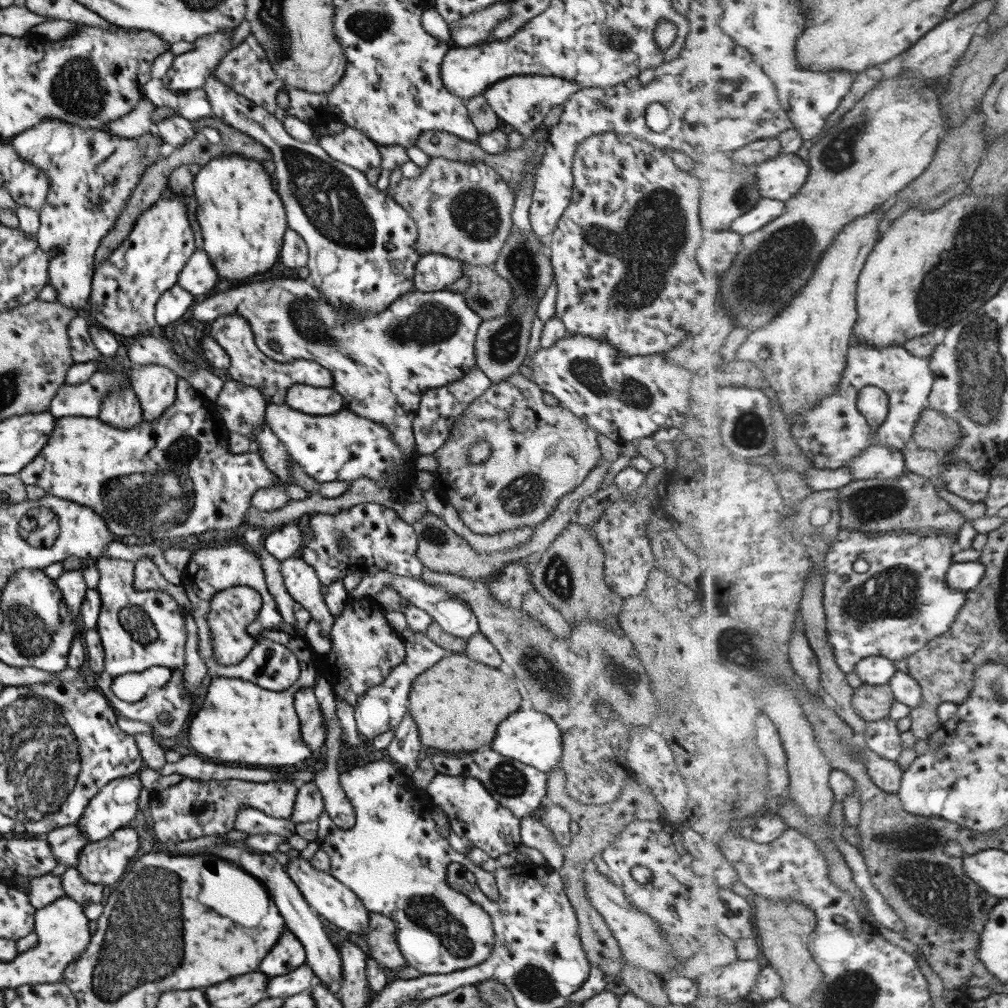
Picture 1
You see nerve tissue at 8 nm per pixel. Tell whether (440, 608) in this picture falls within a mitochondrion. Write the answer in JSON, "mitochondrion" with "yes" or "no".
{"mitochondrion":"no"}

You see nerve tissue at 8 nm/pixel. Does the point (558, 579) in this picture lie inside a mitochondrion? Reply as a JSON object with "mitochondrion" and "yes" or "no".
{"mitochondrion":"yes"}

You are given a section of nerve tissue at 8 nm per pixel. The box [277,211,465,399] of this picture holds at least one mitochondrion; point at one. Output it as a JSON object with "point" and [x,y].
{"point":[306,317]}

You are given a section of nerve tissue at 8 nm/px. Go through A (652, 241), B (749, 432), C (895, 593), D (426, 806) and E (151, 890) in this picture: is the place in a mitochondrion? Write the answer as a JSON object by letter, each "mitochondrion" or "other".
{"A":"mitochondrion","B":"mitochondrion","C":"mitochondrion","D":"other","E":"mitochondrion"}

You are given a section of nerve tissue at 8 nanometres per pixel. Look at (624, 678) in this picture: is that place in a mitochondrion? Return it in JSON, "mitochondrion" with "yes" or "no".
{"mitochondrion":"yes"}

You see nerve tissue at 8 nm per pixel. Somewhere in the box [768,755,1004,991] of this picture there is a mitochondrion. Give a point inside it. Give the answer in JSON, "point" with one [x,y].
{"point":[929,889]}

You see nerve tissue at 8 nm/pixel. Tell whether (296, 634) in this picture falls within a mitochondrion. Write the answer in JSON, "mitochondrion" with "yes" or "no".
{"mitochondrion":"no"}

